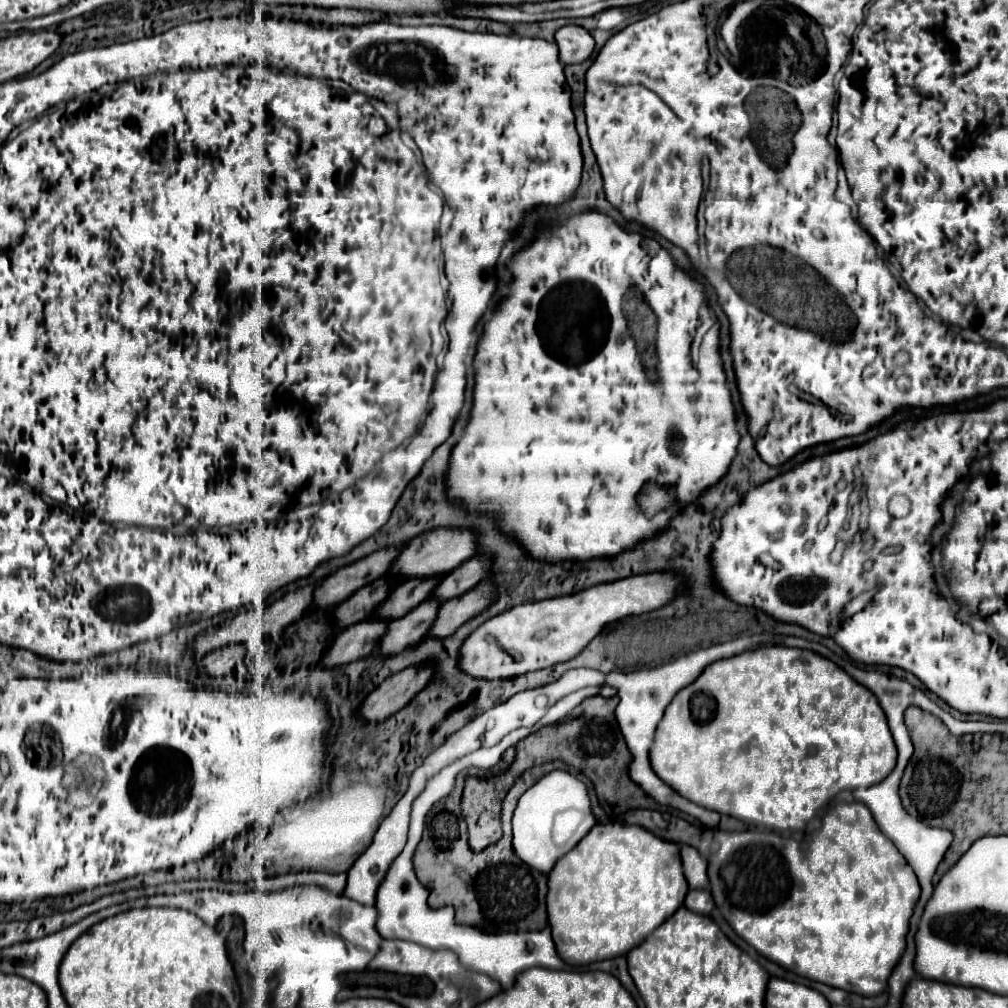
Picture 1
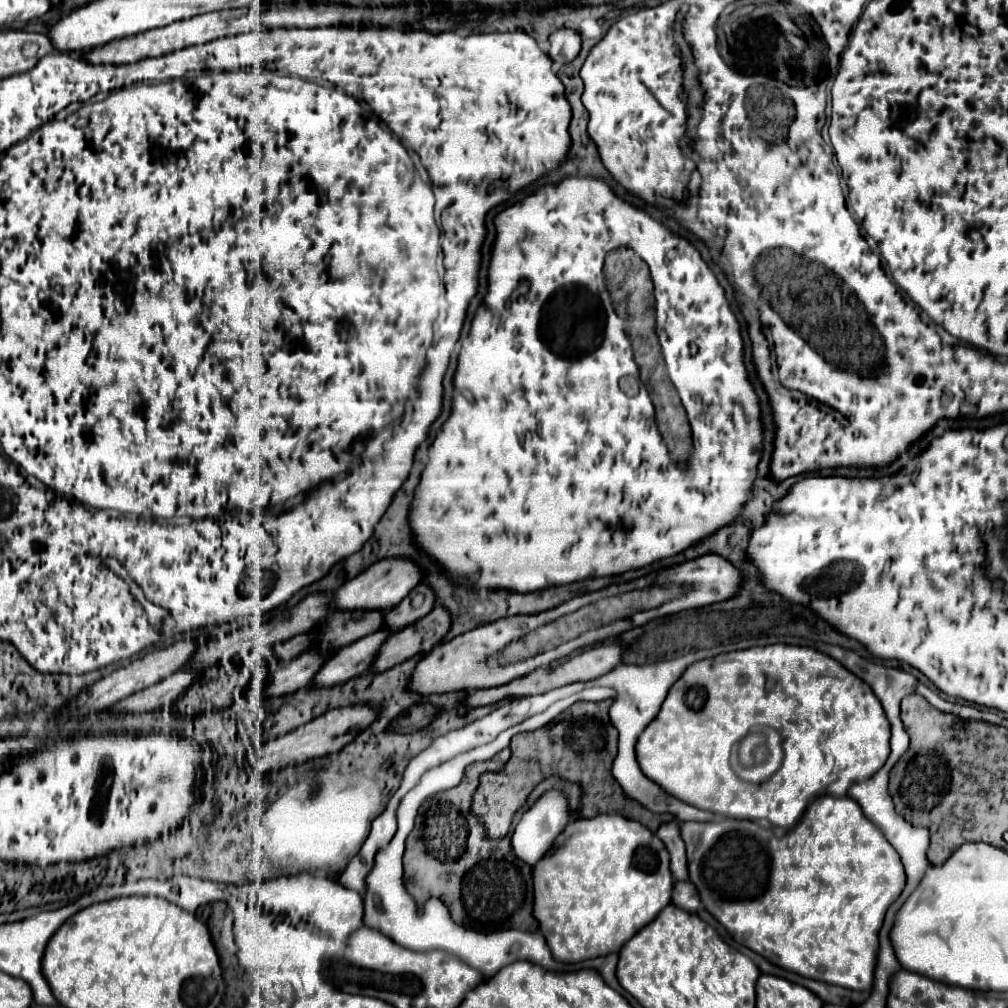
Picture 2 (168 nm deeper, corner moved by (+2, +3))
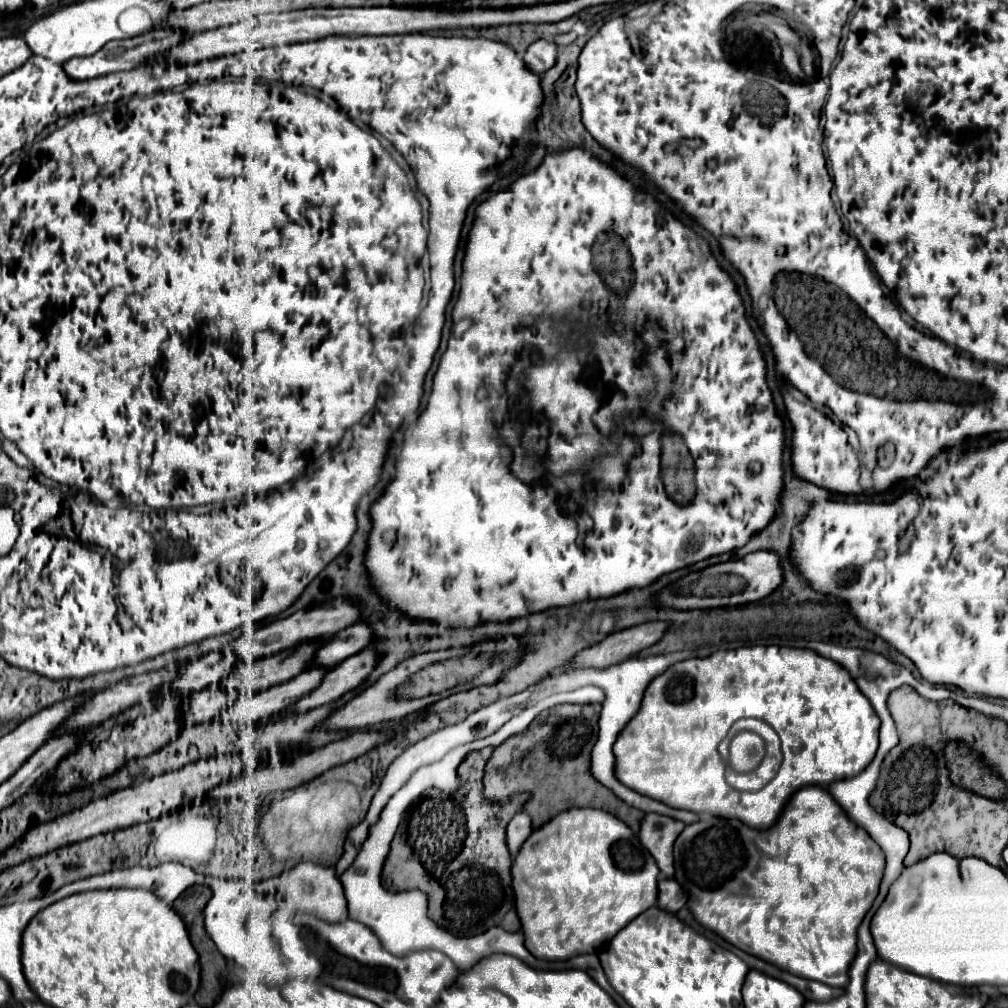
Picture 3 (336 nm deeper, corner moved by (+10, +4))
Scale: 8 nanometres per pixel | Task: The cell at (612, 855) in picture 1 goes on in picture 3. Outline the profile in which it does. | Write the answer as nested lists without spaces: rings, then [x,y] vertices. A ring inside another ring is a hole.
[[[595,808],[565,810],[539,830],[533,830],[513,858],[511,874],[525,946],[539,960],[565,960],[579,952],[593,952],[601,944],[607,944],[621,928],[651,908],[657,900],[659,868],[655,858],[641,846],[639,838],[625,822]]]

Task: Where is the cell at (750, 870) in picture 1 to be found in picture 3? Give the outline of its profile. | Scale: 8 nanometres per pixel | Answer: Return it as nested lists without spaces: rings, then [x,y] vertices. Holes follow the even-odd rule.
[[[807,786],[807,788],[801,788],[799,792],[795,792],[795,796],[791,796],[791,800],[787,802],[787,808],[783,808],[779,820],[767,830],[749,828],[747,824],[743,824],[739,820],[709,816],[705,820],[685,826],[685,830],[675,840],[675,880],[685,888],[687,896],[689,896],[687,906],[701,926],[713,930],[723,940],[741,948],[743,952],[757,956],[785,972],[791,972],[801,978],[817,980],[827,986],[837,986],[837,988],[843,988],[847,984],[847,978],[849,978],[847,970],[849,970],[849,966],[855,958],[855,950],[857,950],[857,926],[861,924],[863,916],[867,914],[867,910],[871,908],[871,904],[879,892],[883,868],[885,868],[885,856],[883,856],[881,848],[871,840],[871,836],[861,826],[851,822],[851,818],[839,808],[839,804],[833,800],[833,796],[819,786]]]

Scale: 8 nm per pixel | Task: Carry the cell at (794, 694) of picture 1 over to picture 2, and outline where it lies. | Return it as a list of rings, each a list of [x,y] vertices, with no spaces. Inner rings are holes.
[[[767,645],[731,651],[693,663],[669,689],[659,715],[637,741],[641,771],[673,797],[725,817],[757,821],[767,819],[775,827],[793,827],[809,801],[823,793],[841,775],[863,781],[875,775],[889,755],[889,721],[871,687],[847,671],[841,663],[811,647]],[[751,727],[773,727],[781,733],[783,763],[765,783],[755,785],[737,777],[731,769],[731,749]]]

